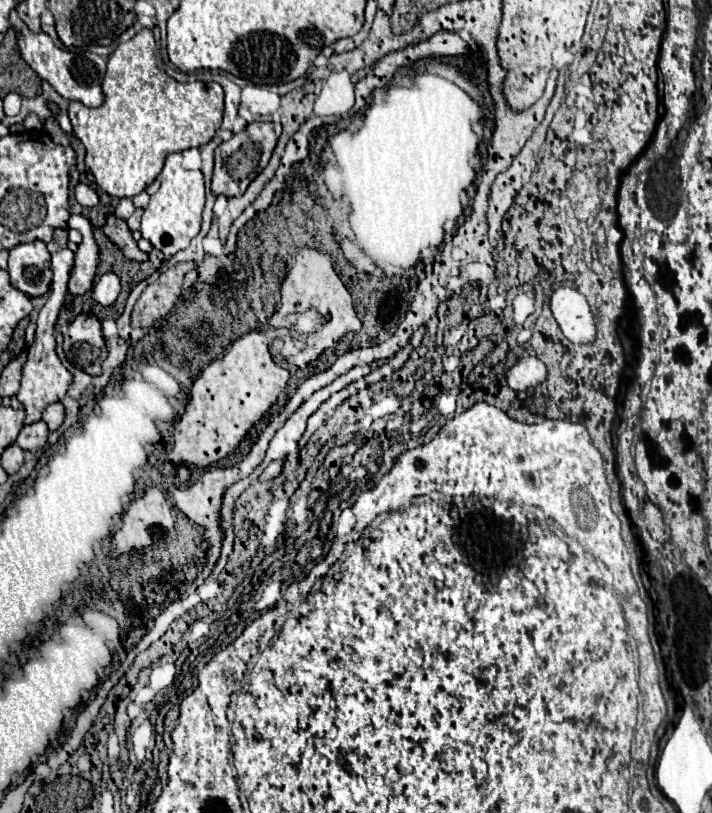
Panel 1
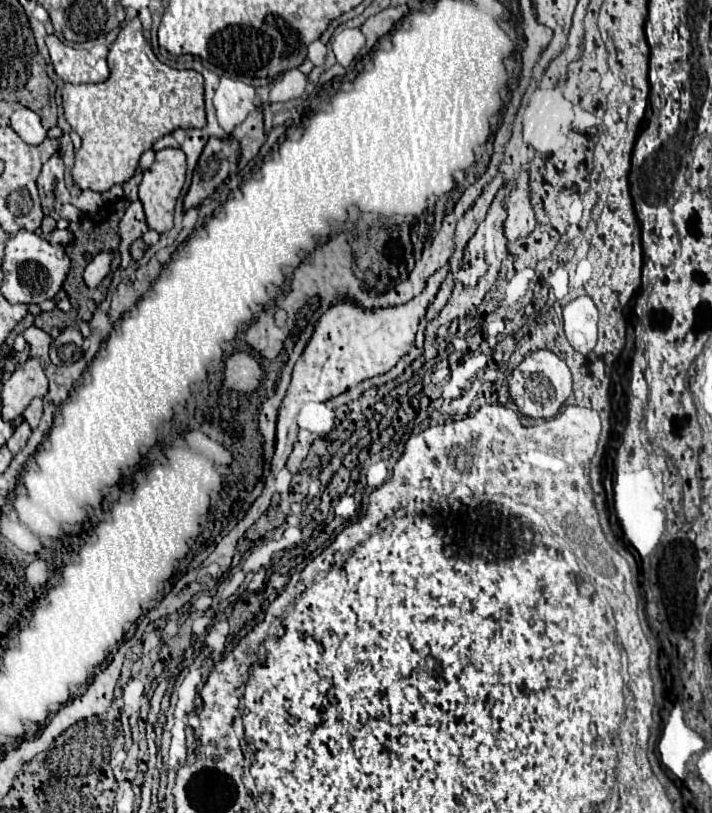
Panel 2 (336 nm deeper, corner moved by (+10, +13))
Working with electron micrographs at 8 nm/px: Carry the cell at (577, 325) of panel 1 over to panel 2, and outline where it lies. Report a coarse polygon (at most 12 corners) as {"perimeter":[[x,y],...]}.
{"perimeter":[[590,296],[564,308],[564,332],[572,348],[596,346],[598,308]]}

